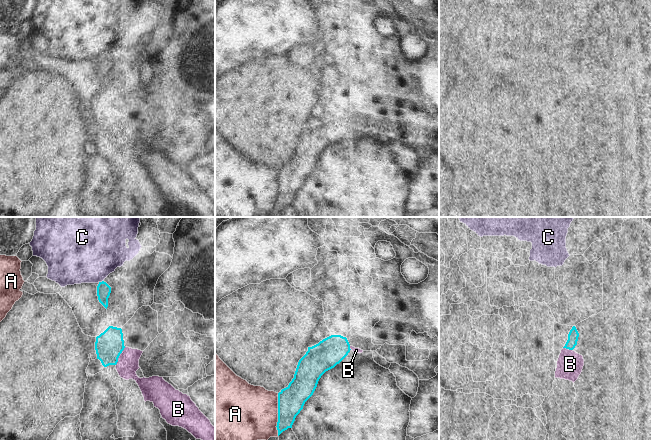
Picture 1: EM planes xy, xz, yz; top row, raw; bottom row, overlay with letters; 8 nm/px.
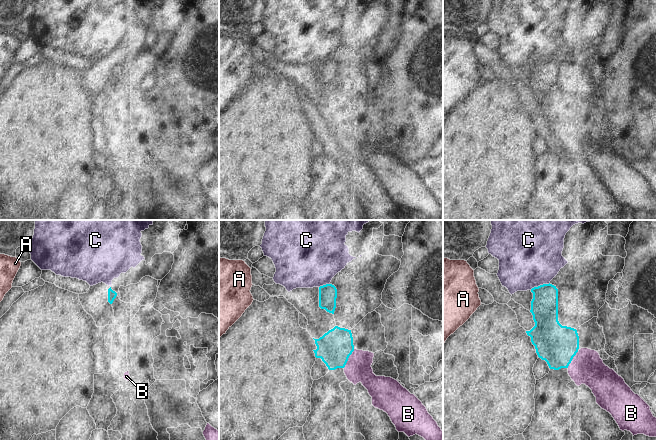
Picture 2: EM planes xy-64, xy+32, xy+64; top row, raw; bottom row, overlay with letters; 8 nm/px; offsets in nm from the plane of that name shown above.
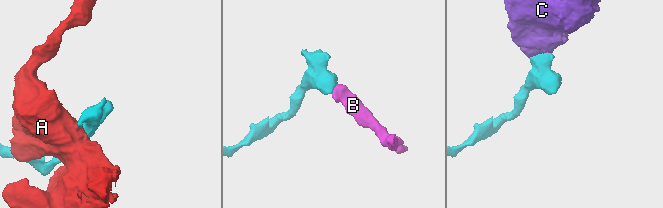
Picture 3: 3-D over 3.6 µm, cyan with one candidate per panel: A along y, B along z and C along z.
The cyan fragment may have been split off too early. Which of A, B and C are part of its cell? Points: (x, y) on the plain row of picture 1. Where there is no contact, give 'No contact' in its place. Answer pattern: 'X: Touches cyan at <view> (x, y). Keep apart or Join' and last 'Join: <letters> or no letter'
A: Touches cyan at xz (278, 190). Keep apart
B: Touches cyan at xy (119, 131). Join
C: Touches cyan at xy (102, 57). Keep apart
Join: B.

